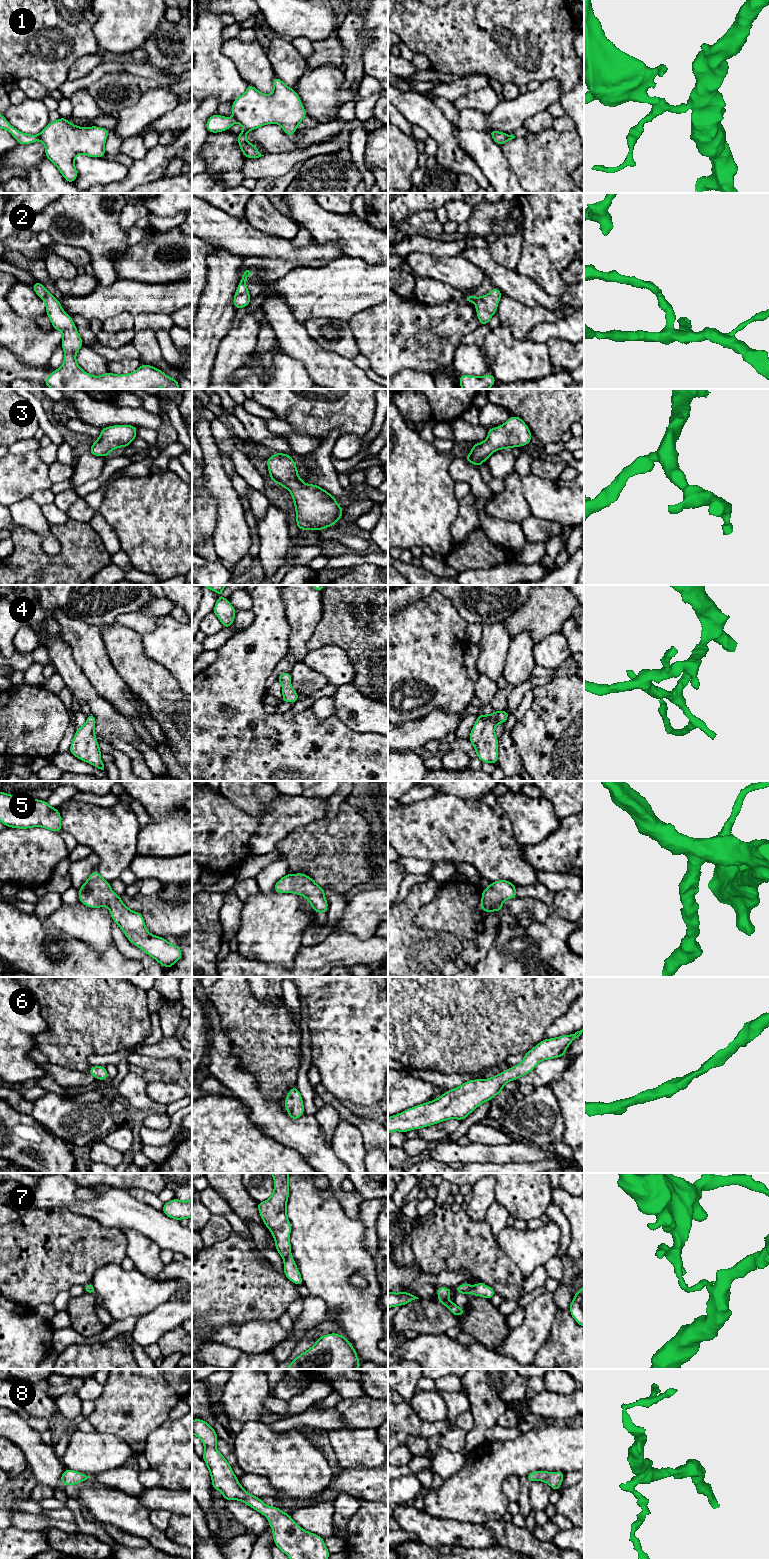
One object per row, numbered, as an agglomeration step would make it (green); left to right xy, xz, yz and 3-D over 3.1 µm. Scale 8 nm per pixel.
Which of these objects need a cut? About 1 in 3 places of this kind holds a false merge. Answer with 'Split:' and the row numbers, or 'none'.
Split: 1, 7

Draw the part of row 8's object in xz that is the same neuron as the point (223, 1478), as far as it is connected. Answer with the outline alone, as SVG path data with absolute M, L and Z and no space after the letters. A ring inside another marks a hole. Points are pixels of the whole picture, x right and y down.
M202 1419L192 1420L192 1434L201 1439L205 1452L202 1455L210 1472L212 1489L222 1492L223 1499L239 1500L268 1518L273 1531L274 1544L289 1559L328 1559L330 1552L322 1537L302 1529L291 1517L278 1507L262 1502L249 1494L237 1480L232 1466L216 1448L219 1439L214 1428Z

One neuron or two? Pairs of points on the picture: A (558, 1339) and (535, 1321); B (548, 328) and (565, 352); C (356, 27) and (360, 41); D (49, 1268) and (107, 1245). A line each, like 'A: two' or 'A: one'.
A: two
B: two
C: one
D: one

